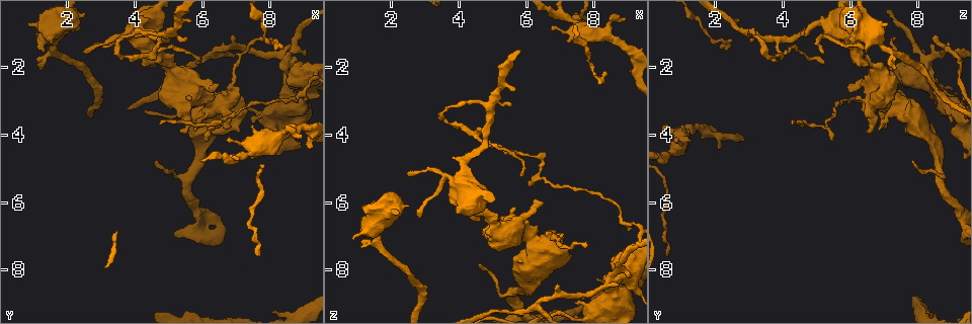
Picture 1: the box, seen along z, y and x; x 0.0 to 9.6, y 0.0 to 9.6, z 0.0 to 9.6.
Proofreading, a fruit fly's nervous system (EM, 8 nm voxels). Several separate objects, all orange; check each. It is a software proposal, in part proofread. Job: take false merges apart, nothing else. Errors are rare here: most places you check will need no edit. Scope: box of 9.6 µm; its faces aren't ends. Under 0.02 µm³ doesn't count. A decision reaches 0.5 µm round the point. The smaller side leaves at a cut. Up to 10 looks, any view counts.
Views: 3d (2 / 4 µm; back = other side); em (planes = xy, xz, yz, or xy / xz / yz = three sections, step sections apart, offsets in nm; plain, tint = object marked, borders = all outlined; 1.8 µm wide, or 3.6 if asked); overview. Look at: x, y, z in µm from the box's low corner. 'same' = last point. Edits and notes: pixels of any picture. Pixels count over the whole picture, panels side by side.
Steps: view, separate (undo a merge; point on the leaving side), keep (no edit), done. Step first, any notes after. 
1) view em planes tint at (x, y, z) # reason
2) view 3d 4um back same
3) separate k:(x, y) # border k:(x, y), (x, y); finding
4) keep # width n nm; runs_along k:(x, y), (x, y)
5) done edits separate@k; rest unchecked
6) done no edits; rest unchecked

view em xy step 8 tint at (6.30, 1.65, 9.05) # side arm on a straight run

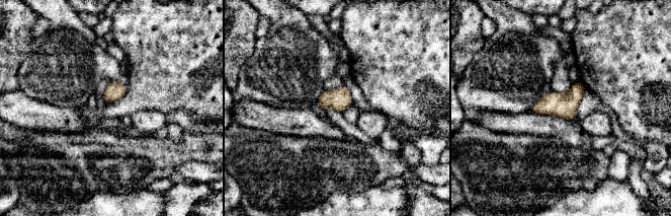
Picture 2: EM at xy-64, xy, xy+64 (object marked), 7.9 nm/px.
keep # continuous, no second neuron

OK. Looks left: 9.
view 3d 4um at (6.90, 2.70, 7.05) # sudden change in width

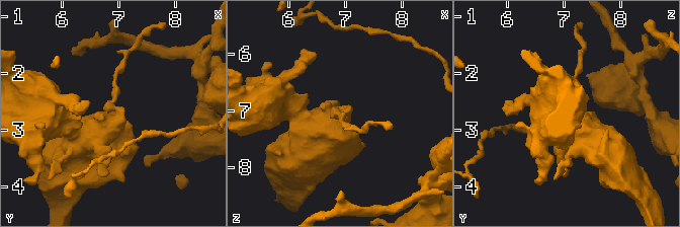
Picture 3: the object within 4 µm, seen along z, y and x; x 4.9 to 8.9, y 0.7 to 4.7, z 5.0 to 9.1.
view em 3.6um planes tint at (6.85, 2.75, 7.05)

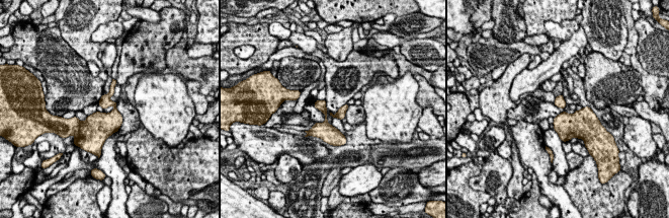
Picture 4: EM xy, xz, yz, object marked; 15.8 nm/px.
keep # continuous, no second neuron

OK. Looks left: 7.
view em xz step 4 tint at (4.85, 1.15, 4.20) # branch point

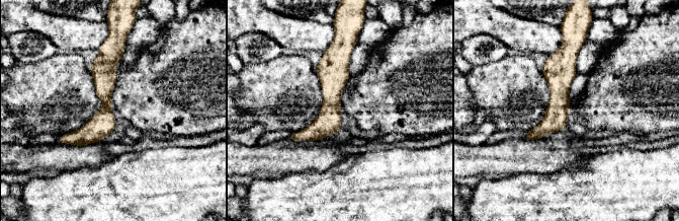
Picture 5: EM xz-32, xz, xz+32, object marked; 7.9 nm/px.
view em planes tint same # cut it another way

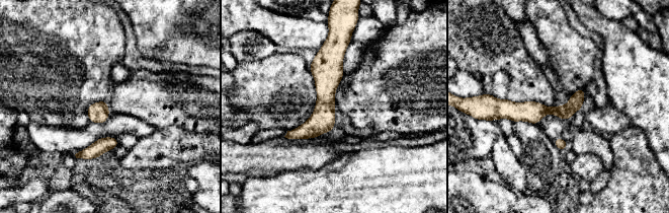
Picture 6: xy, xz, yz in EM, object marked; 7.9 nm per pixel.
keep # all the same neuron

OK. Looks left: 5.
view em xz step 16 tint at (4.90, 1.70, 6.45) # narrows sharply

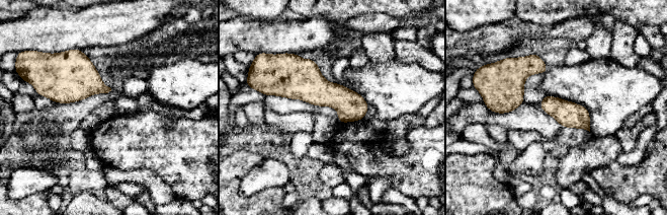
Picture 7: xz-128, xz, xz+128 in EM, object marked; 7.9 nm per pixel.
view em yz step 16 tint same

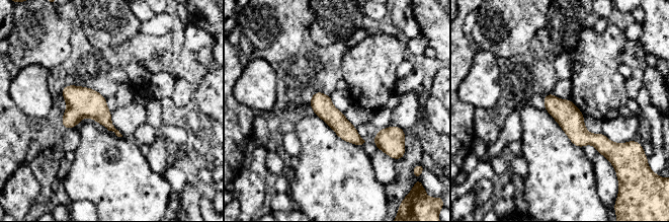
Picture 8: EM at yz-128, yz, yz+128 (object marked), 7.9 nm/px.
keep # runs_along 8:(548, 96), (588, 138), (608, 146); continuous, no second neuron

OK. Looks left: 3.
done no edits; rest unchecked

